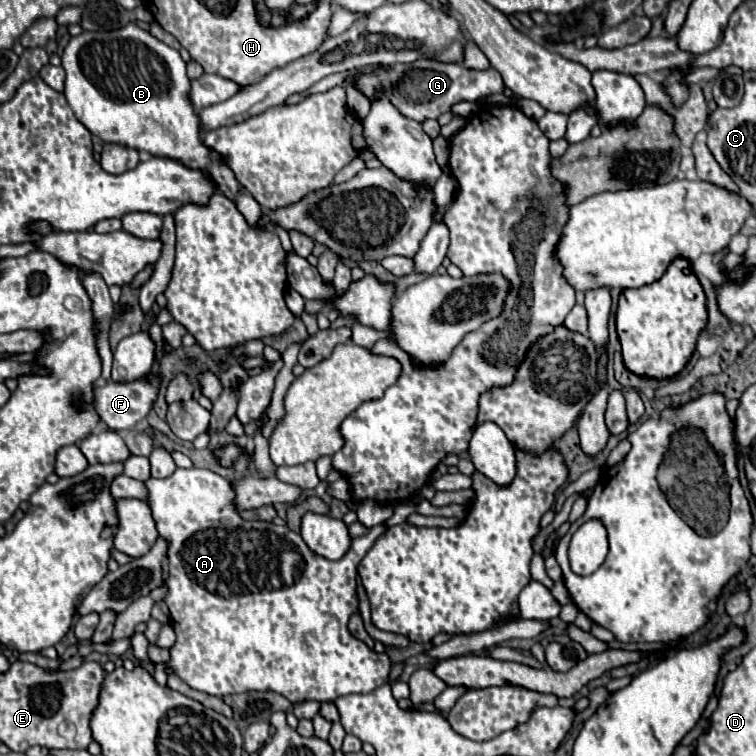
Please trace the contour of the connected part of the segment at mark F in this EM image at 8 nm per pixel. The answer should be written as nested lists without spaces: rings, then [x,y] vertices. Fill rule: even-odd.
[[[143,378],[143,380],[135,380],[135,382],[127,382],[127,384],[115,384],[115,382],[97,384],[97,386],[93,386],[93,408],[109,430],[113,430],[113,432],[129,430],[149,414],[149,410],[157,398],[157,384],[159,384],[157,378],[153,378],[153,380]]]

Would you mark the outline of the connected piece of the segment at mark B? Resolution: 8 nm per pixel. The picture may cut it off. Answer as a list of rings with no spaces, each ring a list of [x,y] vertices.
[[[127,24],[123,28],[111,30],[111,32],[83,32],[79,36],[73,36],[69,44],[63,50],[61,56],[61,66],[65,68],[65,98],[75,112],[77,120],[93,134],[99,136],[103,142],[113,142],[113,144],[123,144],[135,150],[149,152],[153,156],[167,156],[173,160],[183,162],[189,168],[199,168],[205,170],[219,188],[223,188],[223,194],[233,200],[239,208],[239,212],[245,216],[245,220],[251,226],[255,224],[255,216],[259,216],[259,204],[247,196],[247,192],[239,186],[235,176],[231,176],[231,170],[219,156],[211,160],[211,152],[203,148],[201,142],[201,132],[199,132],[199,116],[195,108],[191,108],[191,100],[187,100],[187,88],[189,78],[185,72],[185,62],[179,56],[177,50],[169,48],[161,40],[153,38],[149,32],[141,30],[137,24]]]

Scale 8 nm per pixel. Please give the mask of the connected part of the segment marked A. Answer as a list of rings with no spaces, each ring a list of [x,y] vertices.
[[[177,468],[167,478],[147,478],[145,488],[157,532],[169,540],[165,604],[169,606],[171,626],[177,634],[169,650],[169,662],[155,664],[153,678],[159,684],[161,672],[171,670],[185,684],[205,694],[227,696],[247,690],[273,690],[293,704],[303,700],[335,702],[339,696],[367,694],[381,684],[389,684],[389,656],[385,652],[375,654],[347,630],[347,622],[357,610],[357,564],[385,530],[383,524],[353,538],[349,552],[331,562],[323,556],[315,556],[315,552],[303,544],[301,536],[287,526],[243,520],[233,508],[229,482],[211,470]]]

